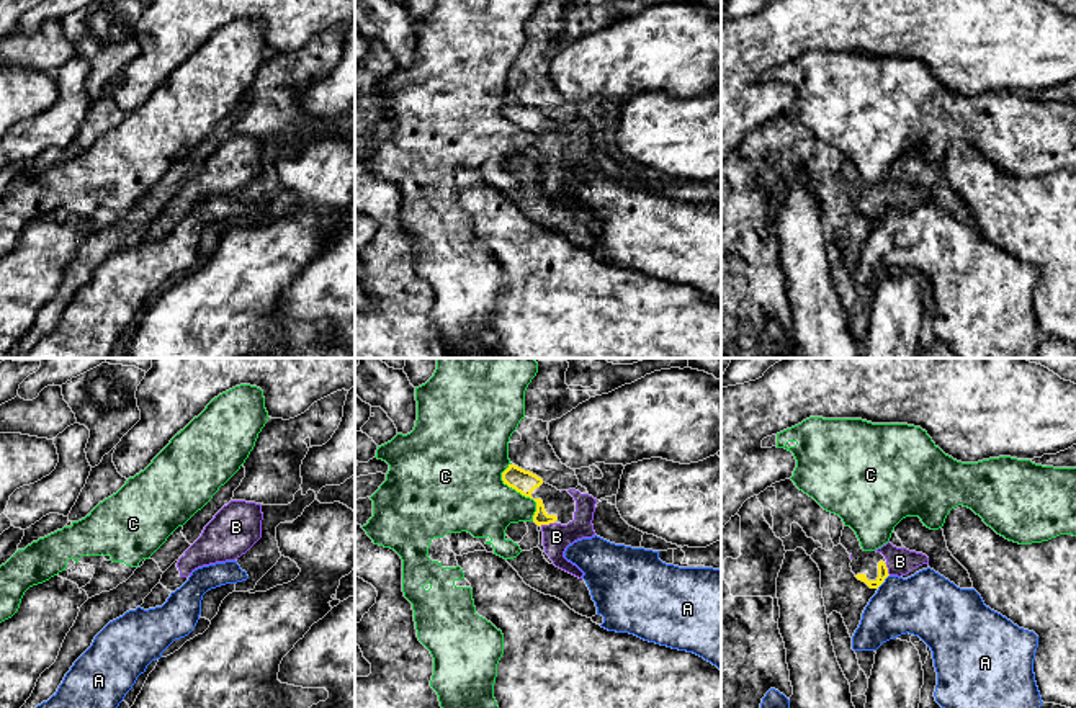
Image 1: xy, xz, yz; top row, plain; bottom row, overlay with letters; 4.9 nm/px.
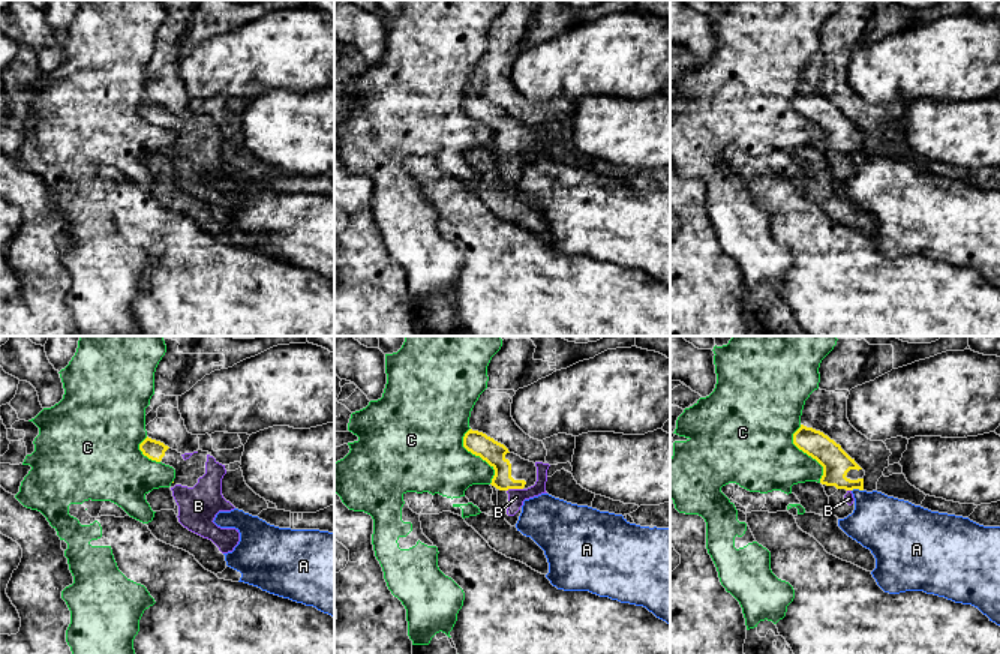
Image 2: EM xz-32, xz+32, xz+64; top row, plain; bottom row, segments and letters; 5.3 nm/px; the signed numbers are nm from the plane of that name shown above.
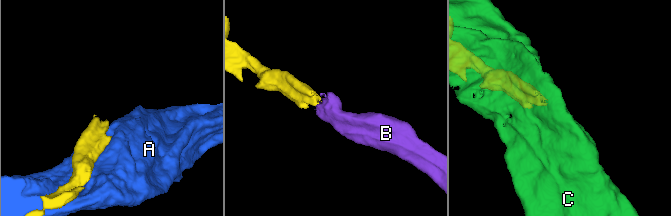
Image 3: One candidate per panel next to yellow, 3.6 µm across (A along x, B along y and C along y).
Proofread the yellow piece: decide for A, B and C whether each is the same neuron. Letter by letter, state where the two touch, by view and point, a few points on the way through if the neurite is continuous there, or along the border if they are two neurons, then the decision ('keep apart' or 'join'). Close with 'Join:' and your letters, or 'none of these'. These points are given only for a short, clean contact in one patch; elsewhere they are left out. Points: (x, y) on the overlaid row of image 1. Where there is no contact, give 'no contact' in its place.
A: contact yz (883, 581); keep apart
B: contact xz (546, 524); join
C: contact xz (520, 492); keep apart
Join: B

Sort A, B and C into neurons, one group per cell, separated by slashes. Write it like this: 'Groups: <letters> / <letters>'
Groups: A / B / C

